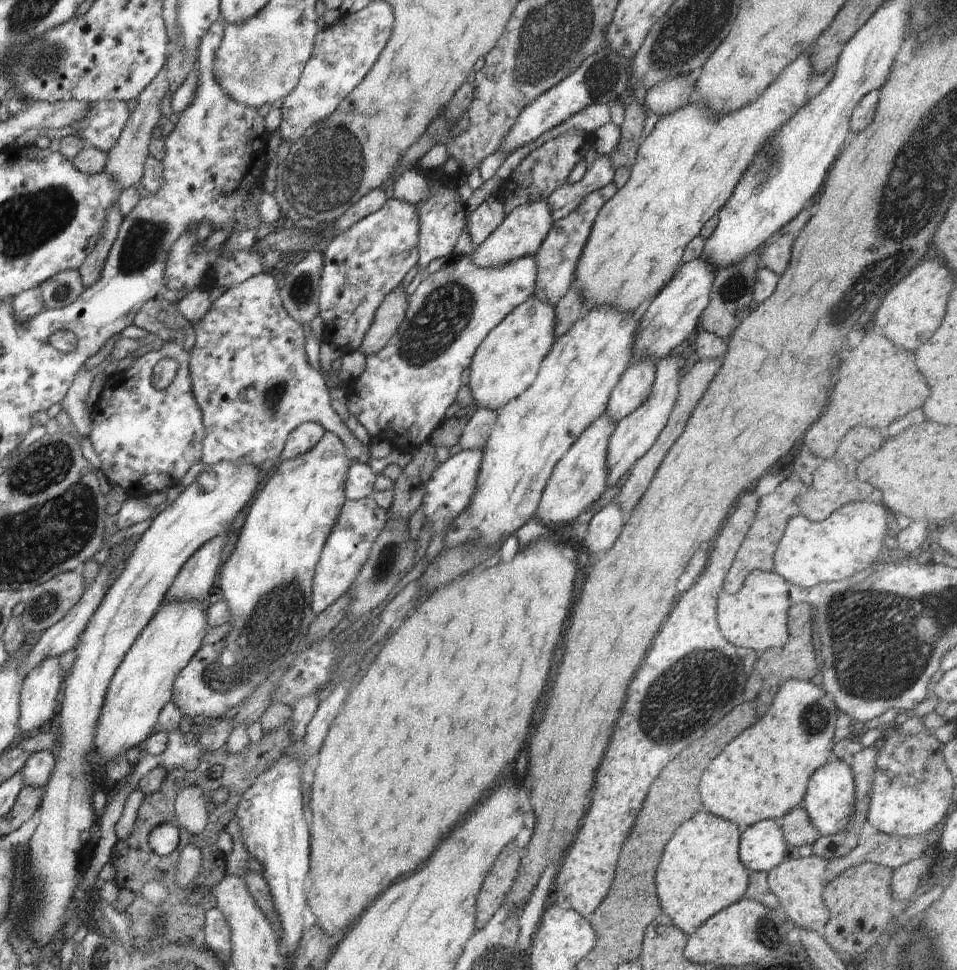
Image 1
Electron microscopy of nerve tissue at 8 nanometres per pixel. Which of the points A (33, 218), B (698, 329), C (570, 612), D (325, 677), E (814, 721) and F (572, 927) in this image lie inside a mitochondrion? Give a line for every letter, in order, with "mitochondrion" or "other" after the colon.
A: mitochondrion
B: other
C: other
D: other
E: mitochondrion
F: other

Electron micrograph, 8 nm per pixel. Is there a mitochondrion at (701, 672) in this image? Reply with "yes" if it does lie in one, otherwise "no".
yes

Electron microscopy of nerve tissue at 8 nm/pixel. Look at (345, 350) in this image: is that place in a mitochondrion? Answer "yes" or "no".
no

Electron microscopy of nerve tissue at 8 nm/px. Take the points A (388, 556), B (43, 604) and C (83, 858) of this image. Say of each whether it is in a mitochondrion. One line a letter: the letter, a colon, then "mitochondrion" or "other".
A: mitochondrion
B: mitochondrion
C: other

